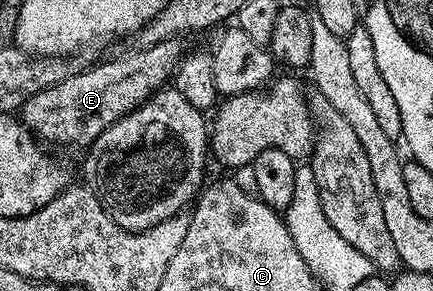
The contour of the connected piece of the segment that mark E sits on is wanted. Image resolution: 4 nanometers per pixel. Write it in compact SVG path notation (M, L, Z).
M177 40L161 41L148 49L134 51L131 57L114 57L111 61L102 61L91 69L83 68L76 75L64 79L64 83L56 83L56 87L48 87L37 93L35 97L26 100L20 110L20 120L39 142L50 145L82 145L89 147L112 123L121 117L127 117L133 109L138 109L149 101L159 89L167 84L166 81L175 76L180 65Z

